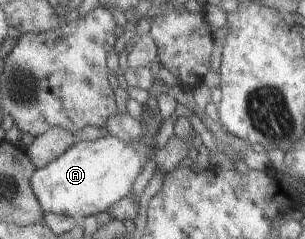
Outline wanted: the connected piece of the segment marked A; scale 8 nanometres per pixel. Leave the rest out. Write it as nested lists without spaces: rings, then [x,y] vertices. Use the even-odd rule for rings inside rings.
[[[143,106],[139,124],[141,136],[135,144],[125,144],[107,134],[94,140],[73,143],[63,154],[41,168],[36,168],[29,177],[29,186],[43,213],[63,214],[83,220],[84,217],[105,211],[107,206],[130,194],[135,178],[149,161],[160,122],[155,122],[147,106]],[[147,111],[148,118],[143,114]]]

